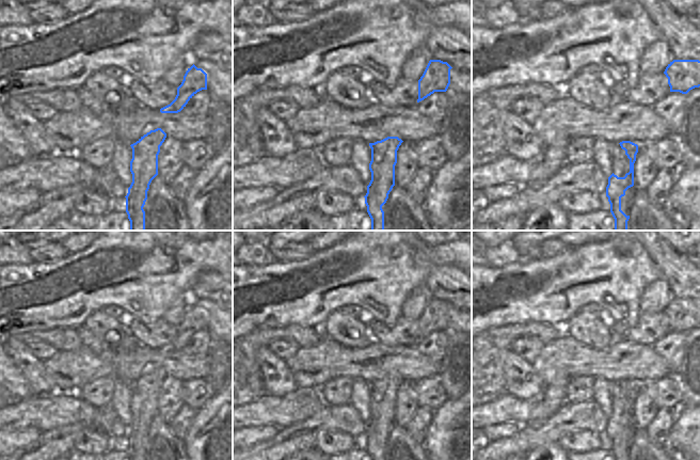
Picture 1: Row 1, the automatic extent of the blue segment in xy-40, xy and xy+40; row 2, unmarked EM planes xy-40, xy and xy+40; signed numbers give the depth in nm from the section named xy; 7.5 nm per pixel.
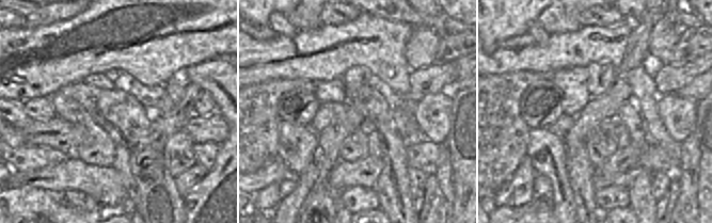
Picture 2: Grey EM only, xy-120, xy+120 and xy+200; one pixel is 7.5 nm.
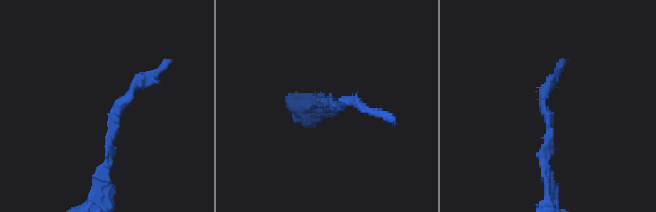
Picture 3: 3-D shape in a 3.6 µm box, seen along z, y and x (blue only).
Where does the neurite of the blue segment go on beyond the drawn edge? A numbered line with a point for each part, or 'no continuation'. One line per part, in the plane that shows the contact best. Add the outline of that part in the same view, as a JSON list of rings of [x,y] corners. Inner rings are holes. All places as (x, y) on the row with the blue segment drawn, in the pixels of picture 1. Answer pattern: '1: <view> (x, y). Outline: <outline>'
no continuation.

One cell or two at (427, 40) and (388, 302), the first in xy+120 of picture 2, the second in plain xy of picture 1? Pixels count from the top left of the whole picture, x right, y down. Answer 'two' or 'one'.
two

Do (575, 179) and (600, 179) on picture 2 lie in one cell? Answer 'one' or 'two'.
two

